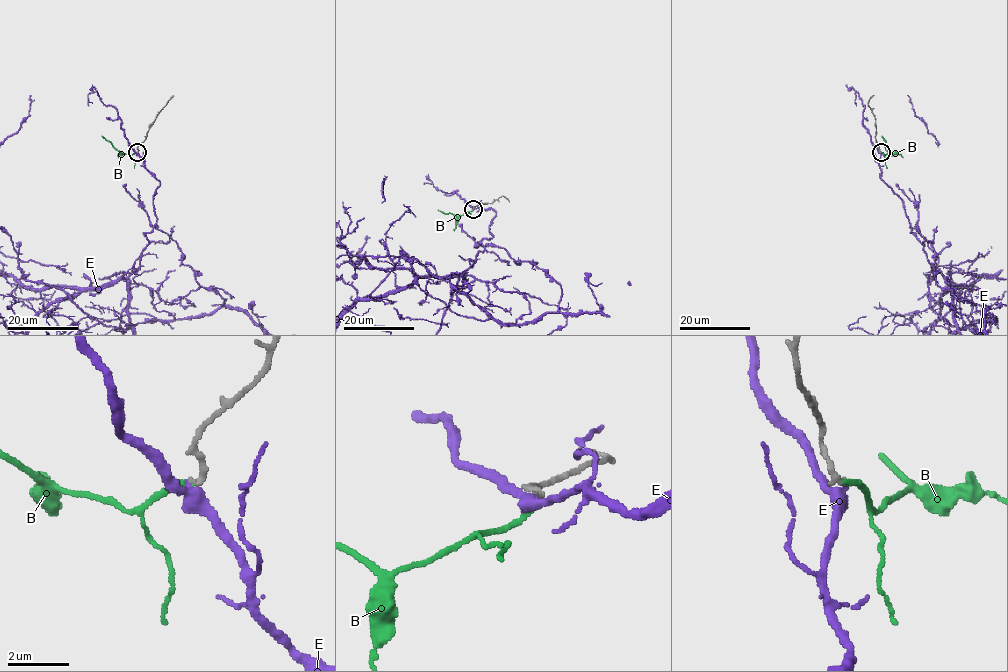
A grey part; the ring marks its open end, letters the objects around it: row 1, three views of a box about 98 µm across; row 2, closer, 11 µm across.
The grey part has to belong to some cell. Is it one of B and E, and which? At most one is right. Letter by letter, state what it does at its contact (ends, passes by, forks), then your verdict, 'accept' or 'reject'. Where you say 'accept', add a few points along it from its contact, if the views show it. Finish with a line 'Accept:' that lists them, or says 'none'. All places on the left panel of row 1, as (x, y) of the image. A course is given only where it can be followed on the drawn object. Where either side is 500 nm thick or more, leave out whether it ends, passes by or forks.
B: it ends | accept | via (137, 152), (129, 155), (119, 152), (101, 135)
E: it passes by | reject
Accept: B

